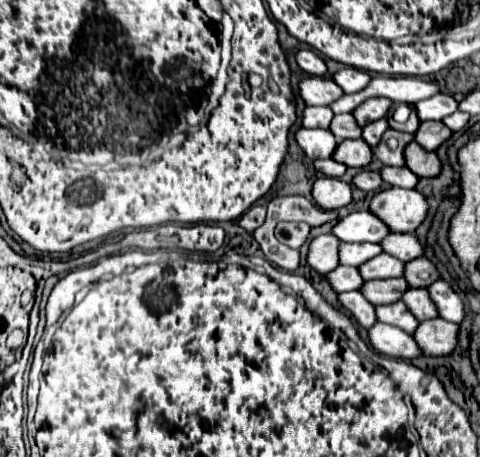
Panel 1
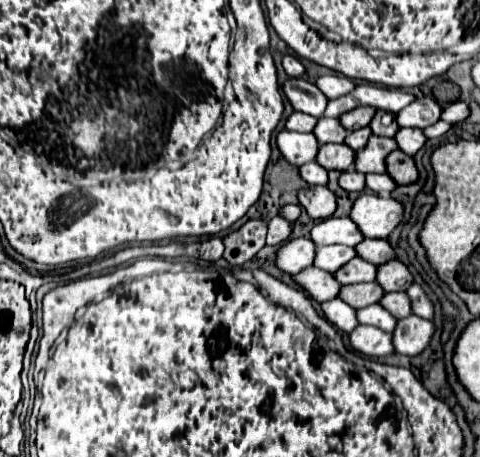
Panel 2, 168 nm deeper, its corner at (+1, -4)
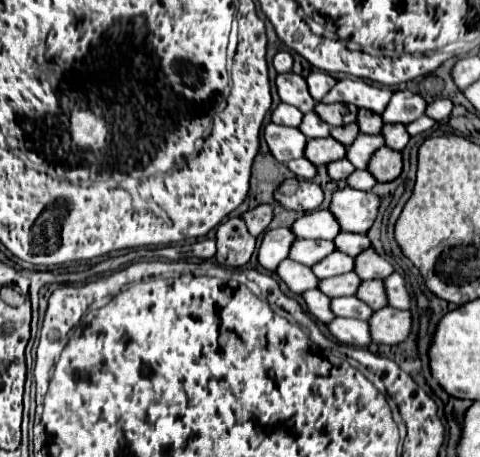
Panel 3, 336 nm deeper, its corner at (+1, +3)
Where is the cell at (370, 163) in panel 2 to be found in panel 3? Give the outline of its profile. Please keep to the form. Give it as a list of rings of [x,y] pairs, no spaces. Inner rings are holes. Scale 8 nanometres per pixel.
[[[361,133],[353,145],[347,147],[347,159],[357,167],[357,169],[367,169],[371,161],[371,153],[375,153],[379,147],[383,147],[383,135],[367,135]]]

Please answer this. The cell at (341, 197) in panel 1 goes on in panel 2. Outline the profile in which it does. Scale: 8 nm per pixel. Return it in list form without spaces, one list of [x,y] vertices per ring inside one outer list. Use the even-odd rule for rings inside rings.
[[[307,186],[299,190],[297,198],[299,198],[299,204],[305,208],[305,212],[309,214],[309,218],[313,220],[329,218],[337,208],[335,196],[327,186]]]

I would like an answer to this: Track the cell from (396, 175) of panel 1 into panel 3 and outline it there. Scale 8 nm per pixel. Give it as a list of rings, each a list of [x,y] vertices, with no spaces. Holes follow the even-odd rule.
[[[353,171],[351,177],[347,177],[347,185],[353,189],[361,189],[361,191],[369,191],[375,185],[375,177],[371,177],[369,171]]]

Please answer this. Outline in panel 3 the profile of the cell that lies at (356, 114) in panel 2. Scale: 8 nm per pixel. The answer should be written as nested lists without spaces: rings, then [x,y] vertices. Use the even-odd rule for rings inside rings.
[[[317,103],[315,113],[327,121],[331,127],[337,125],[347,125],[357,121],[357,107],[355,105],[347,105],[347,103],[333,103],[333,105],[325,105],[325,103]]]

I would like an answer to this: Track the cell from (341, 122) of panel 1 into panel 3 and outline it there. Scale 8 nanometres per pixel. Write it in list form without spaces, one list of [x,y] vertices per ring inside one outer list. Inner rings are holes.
[[[307,113],[307,115],[303,117],[303,123],[299,125],[299,129],[301,129],[301,133],[303,133],[307,139],[331,135],[331,127],[329,127],[317,113]]]

